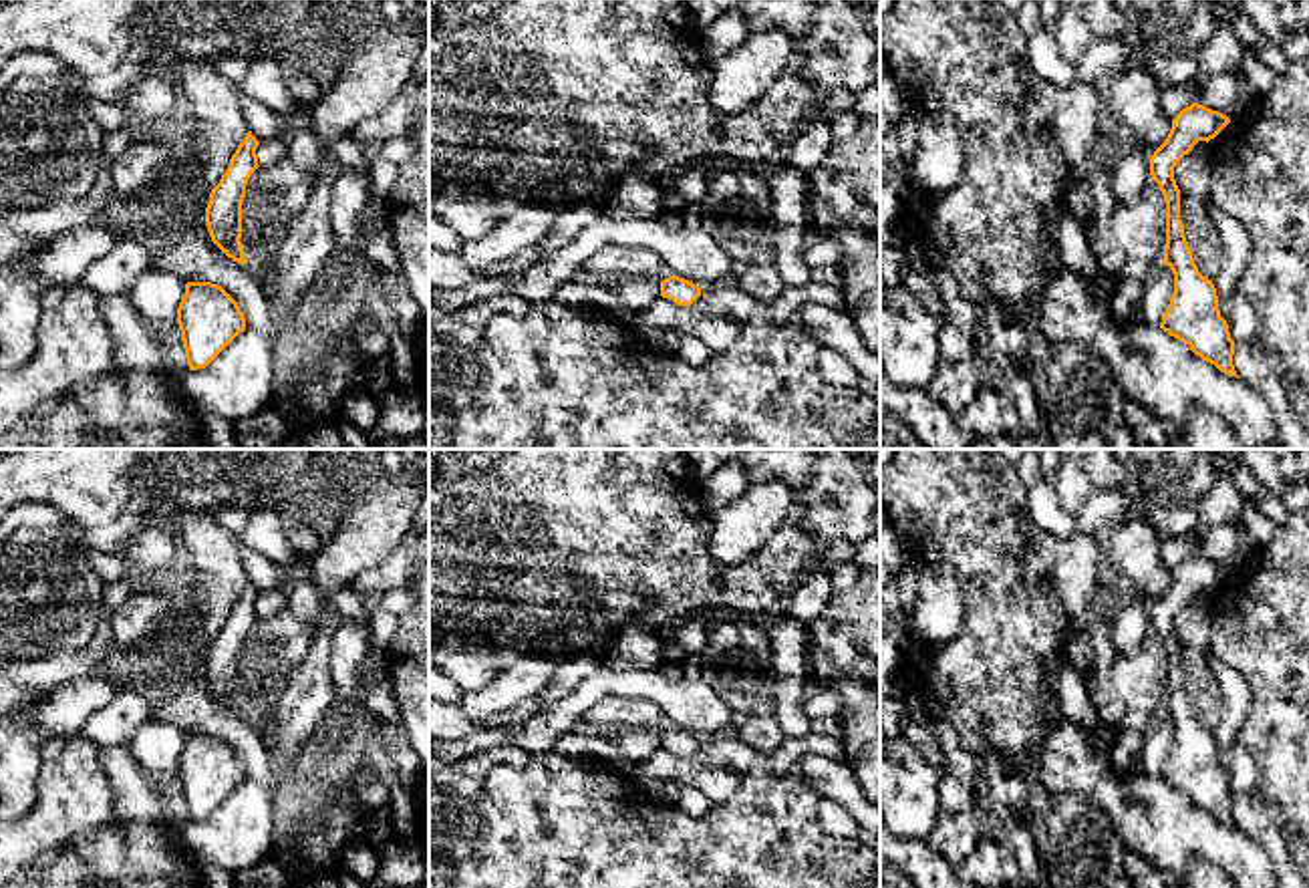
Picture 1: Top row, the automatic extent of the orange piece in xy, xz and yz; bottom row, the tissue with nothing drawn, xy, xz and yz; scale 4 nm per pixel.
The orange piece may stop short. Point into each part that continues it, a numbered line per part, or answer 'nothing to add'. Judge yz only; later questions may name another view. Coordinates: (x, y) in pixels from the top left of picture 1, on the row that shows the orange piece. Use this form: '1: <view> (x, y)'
nothing to add

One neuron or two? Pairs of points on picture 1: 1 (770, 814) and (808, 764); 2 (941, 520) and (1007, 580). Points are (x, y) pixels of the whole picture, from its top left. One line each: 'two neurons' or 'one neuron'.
1: two neurons
2: one neuron

